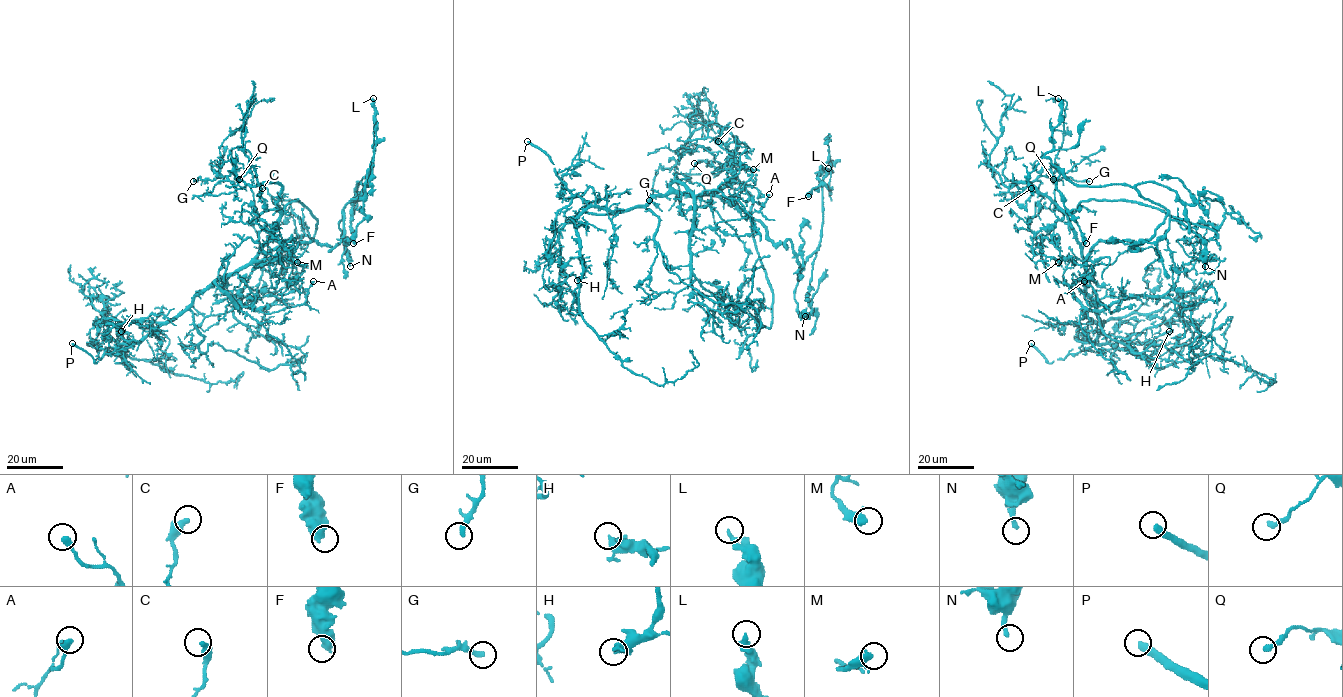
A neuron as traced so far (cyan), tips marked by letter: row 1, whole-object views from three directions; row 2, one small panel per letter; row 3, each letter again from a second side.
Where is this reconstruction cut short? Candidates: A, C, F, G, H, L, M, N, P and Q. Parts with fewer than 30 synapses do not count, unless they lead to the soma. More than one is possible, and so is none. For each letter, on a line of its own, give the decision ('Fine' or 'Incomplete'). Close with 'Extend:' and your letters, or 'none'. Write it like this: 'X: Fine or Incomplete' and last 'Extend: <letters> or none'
A: Fine
C: Fine
F: Fine
G: Fine
H: Fine
L: Fine
M: Fine
N: Fine
P: Incomplete
Q: Fine
Extend: P

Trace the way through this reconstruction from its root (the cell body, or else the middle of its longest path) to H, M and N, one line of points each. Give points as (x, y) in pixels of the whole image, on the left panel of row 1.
H: (223, 279), (214, 280), (183, 310), (137, 342), (121, 344), (124, 357), (128, 334), (121, 331)
M: (223, 279), (246, 265), (274, 230), (280, 213), (267, 209), (257, 219), (272, 226), (297, 262)
N: (223, 279), (259, 262), (287, 241), (317, 241), (331, 251), (343, 234), (343, 214), (339, 228), (350, 266)

